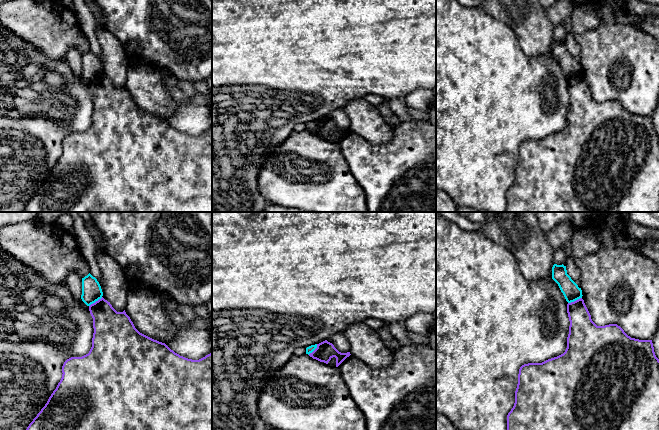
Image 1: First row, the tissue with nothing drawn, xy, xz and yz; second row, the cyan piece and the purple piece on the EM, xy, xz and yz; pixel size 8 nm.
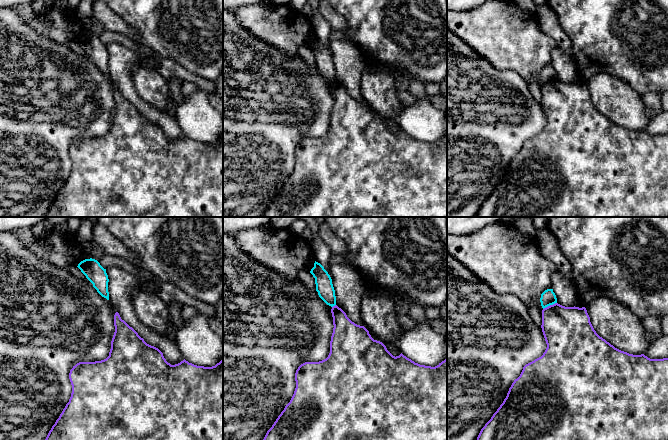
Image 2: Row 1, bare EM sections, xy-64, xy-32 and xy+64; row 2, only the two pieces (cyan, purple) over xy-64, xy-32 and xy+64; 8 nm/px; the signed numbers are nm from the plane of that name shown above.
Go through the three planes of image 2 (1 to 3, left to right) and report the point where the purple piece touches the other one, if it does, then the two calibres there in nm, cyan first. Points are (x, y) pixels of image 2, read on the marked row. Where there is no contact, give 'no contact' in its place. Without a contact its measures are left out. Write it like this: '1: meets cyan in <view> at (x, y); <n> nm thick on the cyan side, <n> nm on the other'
1: no contact
2: meets cyan in xy-32 at (333, 305); 140 nm thick on the cyan side, 220 nm on the other
3: meets cyan in xy+64 at (549, 305); 120 nm thick on the cyan side, 380 nm on the other

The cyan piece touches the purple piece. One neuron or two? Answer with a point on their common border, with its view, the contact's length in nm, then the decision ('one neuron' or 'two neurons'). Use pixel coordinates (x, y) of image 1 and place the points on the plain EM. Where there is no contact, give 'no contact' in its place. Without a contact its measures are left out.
yz (574, 76) | 120 nm | two neurons

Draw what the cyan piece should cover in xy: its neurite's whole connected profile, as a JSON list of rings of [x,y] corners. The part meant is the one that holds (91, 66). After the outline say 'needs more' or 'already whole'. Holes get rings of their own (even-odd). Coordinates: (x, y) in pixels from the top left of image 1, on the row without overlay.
[[[90,49],[82,54],[82,77],[90,82],[95,79],[103,72],[101,62],[97,55],[93,53]]]; already whole

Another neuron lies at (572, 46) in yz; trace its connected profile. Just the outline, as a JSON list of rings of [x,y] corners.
[[[571,16],[565,20],[563,25],[566,29],[565,42],[566,42],[567,50],[578,61],[578,63],[581,64],[581,59],[580,59],[581,49],[578,43],[575,41],[574,35],[572,33]]]

